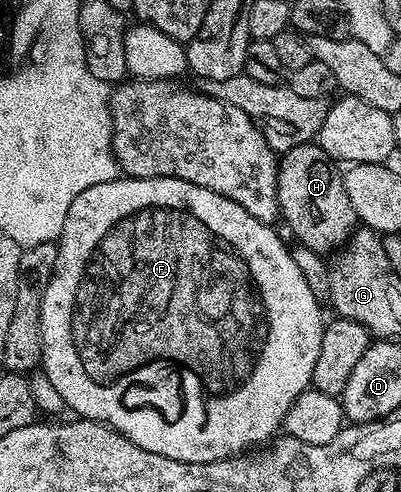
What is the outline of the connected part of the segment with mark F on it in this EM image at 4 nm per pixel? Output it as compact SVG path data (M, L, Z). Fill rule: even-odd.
M168 176L145 178L144 180L120 178L113 182L101 182L97 186L89 186L89 190L77 194L73 206L69 206L69 214L65 218L63 232L57 241L59 253L57 254L55 274L51 277L49 286L45 290L45 298L41 302L41 342L43 343L41 370L49 378L49 382L53 382L54 388L61 393L61 398L65 398L68 409L76 417L84 420L96 420L98 424L108 424L113 431L120 432L125 438L129 438L129 442L141 446L141 450L149 450L153 454L165 454L165 458L177 458L177 462L217 462L246 453L251 450L254 444L264 443L263 445L266 445L282 429L283 419L289 406L293 406L295 399L311 383L313 366L317 366L317 354L321 354L321 338L325 323L325 315L323 316L322 310L319 309L322 308L321 301L313 294L313 290L309 290L309 285L305 283L305 274L301 274L297 262L293 262L291 248L288 245L283 245L282 238L274 232L275 230L272 225L262 224L260 220L253 218L253 214L249 214L249 210L245 210L245 206L237 206L237 202L233 202L213 190L205 190L193 182L185 182Z

